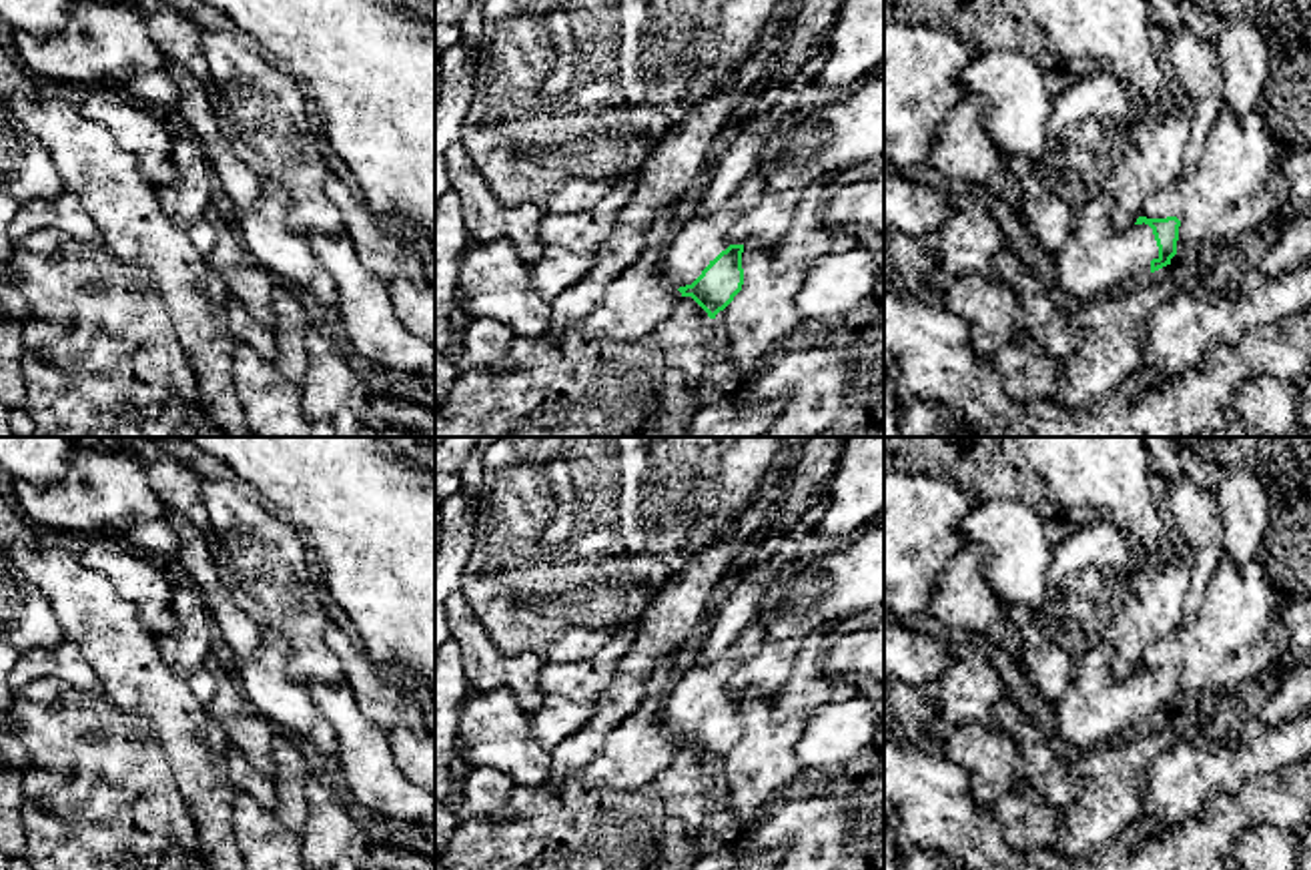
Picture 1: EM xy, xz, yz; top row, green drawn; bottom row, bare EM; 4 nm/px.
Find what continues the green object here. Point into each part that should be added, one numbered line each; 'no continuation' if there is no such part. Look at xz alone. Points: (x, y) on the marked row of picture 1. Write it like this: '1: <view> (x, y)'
1: xz (700, 239)

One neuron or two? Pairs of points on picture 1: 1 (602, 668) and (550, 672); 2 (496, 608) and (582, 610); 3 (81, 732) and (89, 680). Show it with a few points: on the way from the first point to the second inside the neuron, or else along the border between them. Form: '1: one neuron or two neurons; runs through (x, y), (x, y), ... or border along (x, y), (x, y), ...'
1: one neuron; runs through (590, 674), (562, 674)
2: one neuron; runs through (518, 610), (560, 610)
3: two neurons; border along (43, 676), (67, 680), (77, 688), (101, 688)

